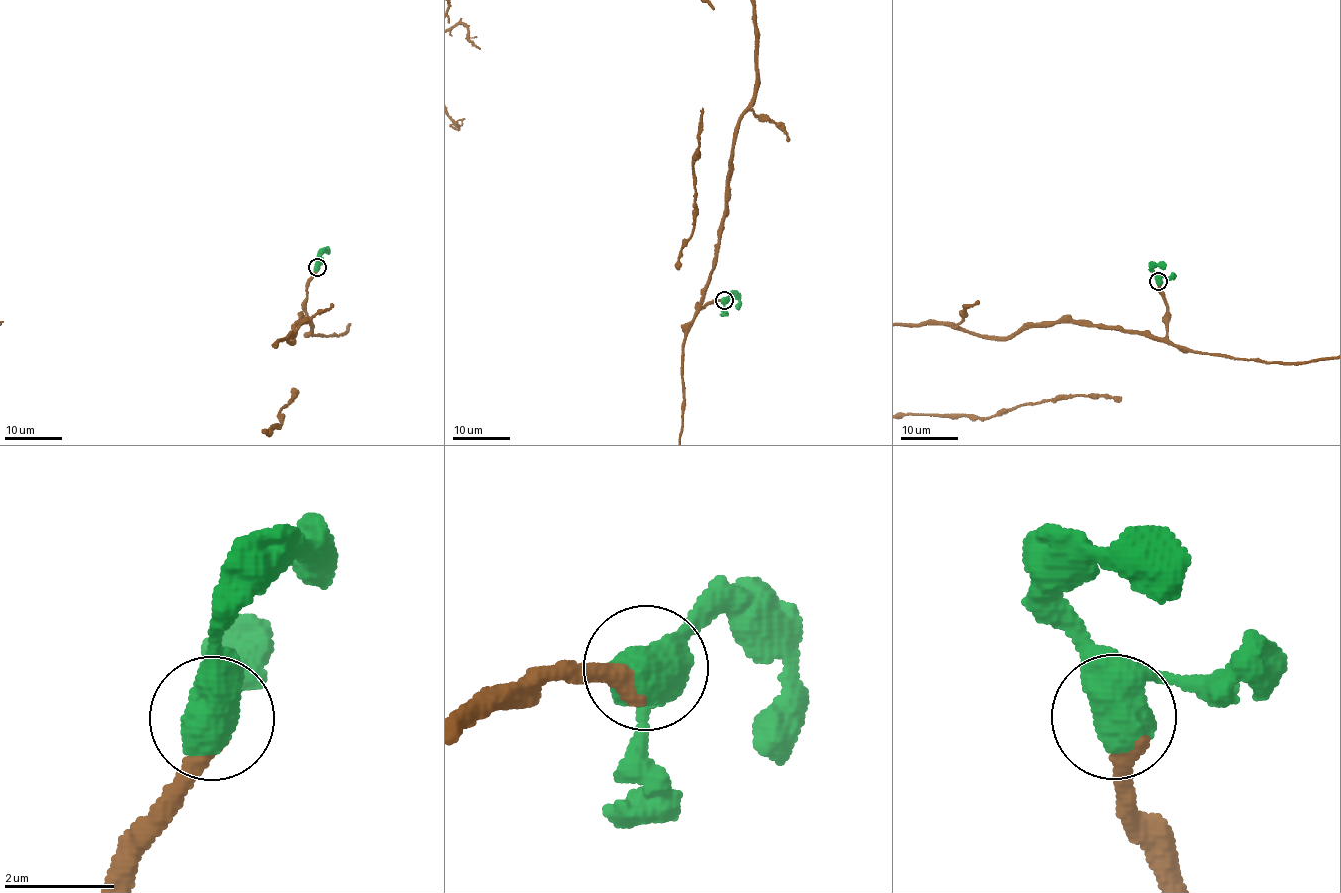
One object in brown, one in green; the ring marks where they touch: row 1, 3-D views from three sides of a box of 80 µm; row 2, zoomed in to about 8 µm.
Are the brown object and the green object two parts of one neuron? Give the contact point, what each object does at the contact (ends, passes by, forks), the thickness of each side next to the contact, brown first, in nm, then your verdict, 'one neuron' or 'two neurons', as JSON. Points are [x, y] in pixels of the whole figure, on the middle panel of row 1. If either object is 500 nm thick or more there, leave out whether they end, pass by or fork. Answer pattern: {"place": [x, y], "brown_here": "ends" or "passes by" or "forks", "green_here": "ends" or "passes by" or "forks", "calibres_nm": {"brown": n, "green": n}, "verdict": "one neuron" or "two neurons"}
{"place": [724, 300], "calibres_nm": {"brown": 480, "green": 650}, "verdict": "one neuron"}

